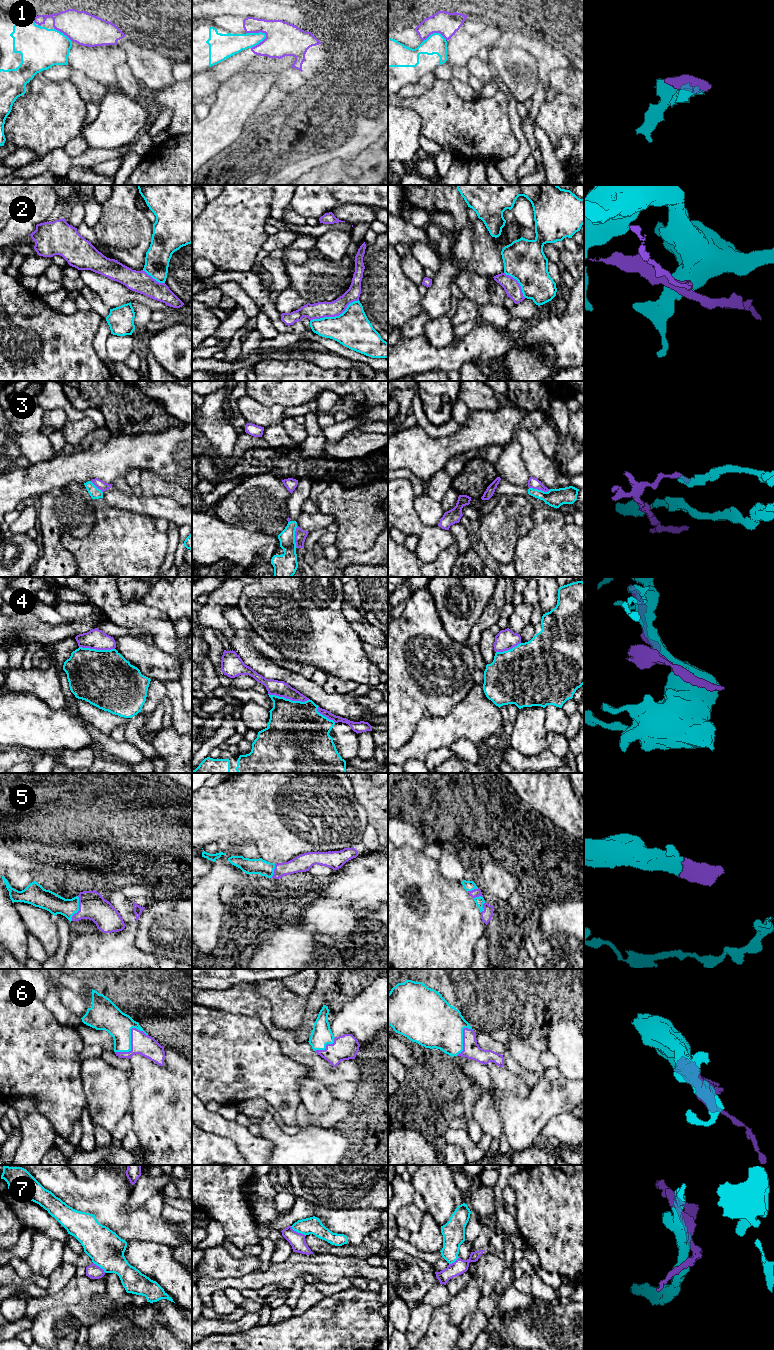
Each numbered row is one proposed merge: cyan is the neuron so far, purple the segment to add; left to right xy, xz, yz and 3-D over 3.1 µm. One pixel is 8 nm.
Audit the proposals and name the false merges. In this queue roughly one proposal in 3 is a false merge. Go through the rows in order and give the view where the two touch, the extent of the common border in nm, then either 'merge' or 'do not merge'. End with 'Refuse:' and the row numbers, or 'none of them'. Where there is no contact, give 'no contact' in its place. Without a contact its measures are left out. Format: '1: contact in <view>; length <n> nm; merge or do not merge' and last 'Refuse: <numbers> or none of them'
1: contact in xz; length 170 nm; do not merge
2: contact in xz; length 440 nm; do not merge
3: contact in xz; length 180 nm; do not merge
4: contact in xz; length 340 nm; do not merge
5: contact in xy; length 200 nm; merge
6: contact in xy; length 300 nm; merge
7: contact in xz; length 150 nm; do not merge
Refuse: 1, 2, 3, 4, 7

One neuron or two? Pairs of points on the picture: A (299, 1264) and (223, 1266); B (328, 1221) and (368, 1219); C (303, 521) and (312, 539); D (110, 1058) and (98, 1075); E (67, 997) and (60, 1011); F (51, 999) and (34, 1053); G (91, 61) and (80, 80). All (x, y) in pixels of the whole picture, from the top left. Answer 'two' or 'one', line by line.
A: two
B: one
C: two
D: two
E: two
F: two
G: two

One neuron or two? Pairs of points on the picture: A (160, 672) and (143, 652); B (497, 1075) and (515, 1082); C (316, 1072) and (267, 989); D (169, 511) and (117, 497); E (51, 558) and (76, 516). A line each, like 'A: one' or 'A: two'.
A: one
B: one
C: two
D: one
E: one

